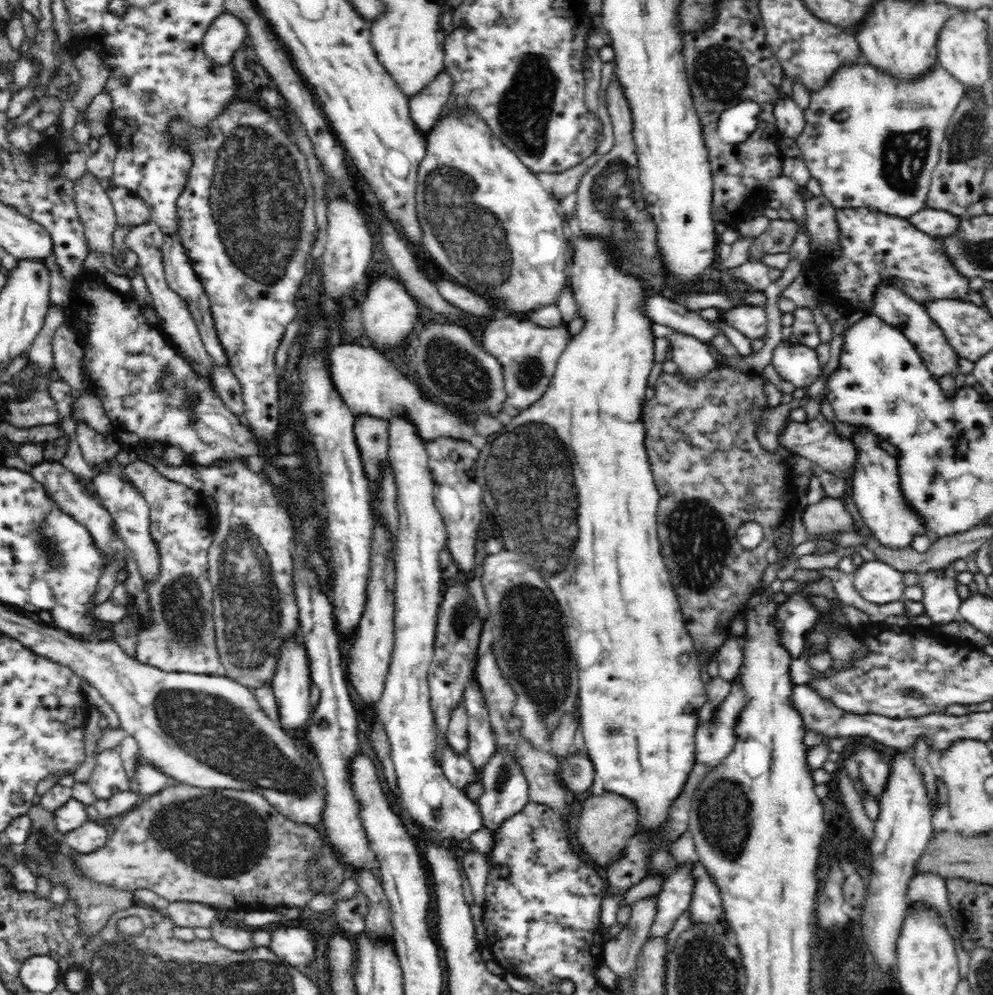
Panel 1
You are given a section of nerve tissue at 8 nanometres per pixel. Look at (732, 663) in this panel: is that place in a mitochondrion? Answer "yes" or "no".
no

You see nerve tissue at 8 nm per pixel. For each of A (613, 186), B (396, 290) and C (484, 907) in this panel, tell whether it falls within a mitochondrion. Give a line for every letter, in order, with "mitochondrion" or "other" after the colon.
A: mitochondrion
B: other
C: other

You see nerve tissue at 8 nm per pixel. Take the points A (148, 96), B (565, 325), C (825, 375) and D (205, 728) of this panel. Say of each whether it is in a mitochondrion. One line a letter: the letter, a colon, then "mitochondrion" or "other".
A: mitochondrion
B: other
C: other
D: mitochondrion

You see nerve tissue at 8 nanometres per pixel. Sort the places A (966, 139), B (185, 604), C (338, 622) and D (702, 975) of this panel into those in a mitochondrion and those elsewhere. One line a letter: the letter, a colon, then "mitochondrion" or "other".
A: mitochondrion
B: mitochondrion
C: other
D: mitochondrion

